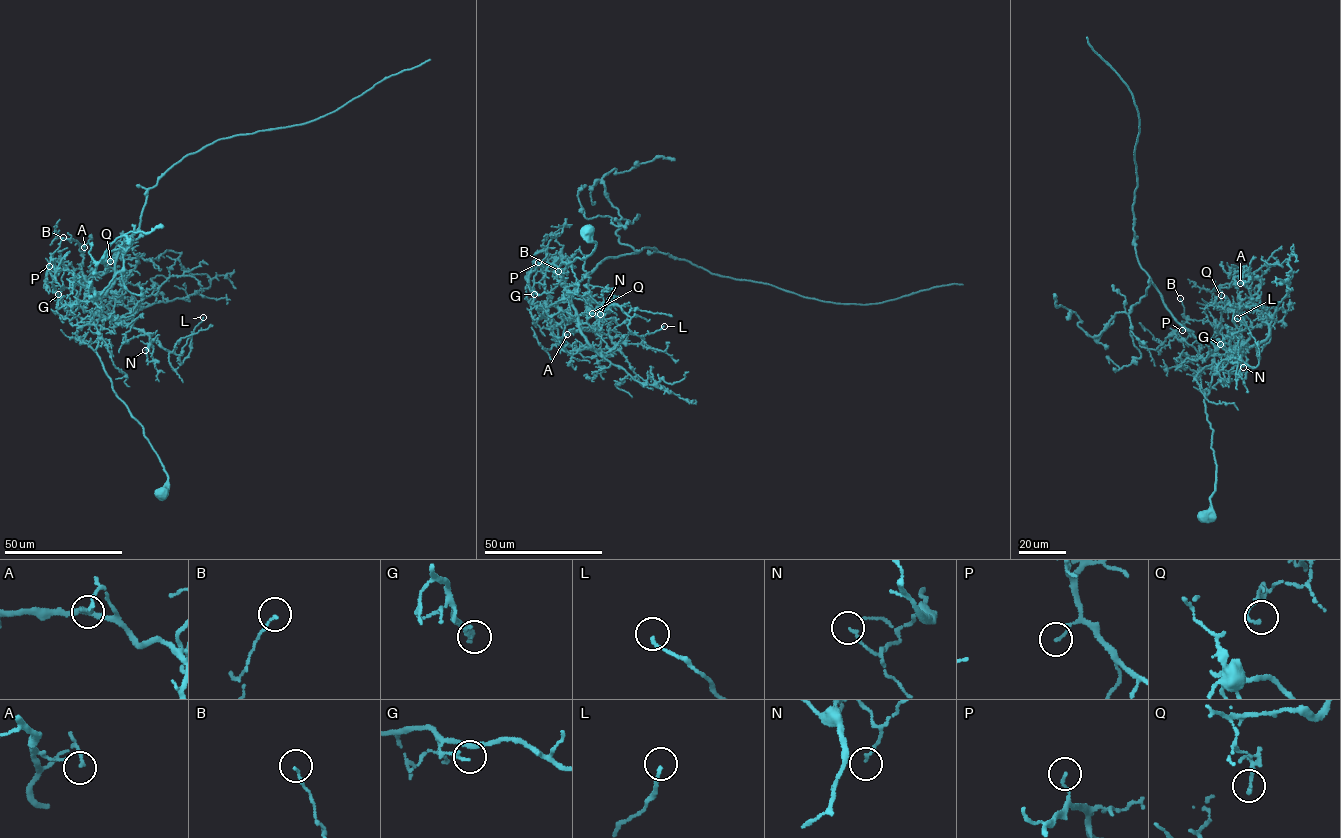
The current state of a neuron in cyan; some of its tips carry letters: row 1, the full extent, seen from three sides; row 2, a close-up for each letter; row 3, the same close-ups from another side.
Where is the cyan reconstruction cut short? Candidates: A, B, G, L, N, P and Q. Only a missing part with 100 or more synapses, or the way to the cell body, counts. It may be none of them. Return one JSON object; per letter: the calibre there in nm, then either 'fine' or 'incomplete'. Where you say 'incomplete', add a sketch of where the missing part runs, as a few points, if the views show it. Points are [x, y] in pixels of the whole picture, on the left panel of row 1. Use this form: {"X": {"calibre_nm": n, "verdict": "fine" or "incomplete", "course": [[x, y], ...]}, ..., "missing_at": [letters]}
{"A": {"calibre_nm": 130, "verdict": "fine"}, "B": {"calibre_nm": 110, "verdict": "fine"}, "G": {"calibre_nm": 140, "verdict": "fine"}, "L": {"calibre_nm": 150, "verdict": "fine"}, "N": {"calibre_nm": 130, "verdict": "fine"}, "P": {"calibre_nm": 120, "verdict": "fine"}, "Q": {"calibre_nm": 140, "verdict": "fine"}, "missing_at": []}

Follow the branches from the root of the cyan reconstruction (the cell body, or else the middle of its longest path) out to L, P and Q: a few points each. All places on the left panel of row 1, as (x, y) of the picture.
L: (162, 493), (164, 466), (113, 389), (98, 334), (105, 318), (123, 320), (180, 365), (203, 317)
P: (162, 493), (164, 466), (95, 351), (104, 319), (127, 325), (132, 312), (83, 276), (66, 310), (49, 266)
Q: (162, 493), (164, 466), (95, 351), (104, 319), (132, 322), (122, 288), (137, 257), (127, 242), (110, 261)

